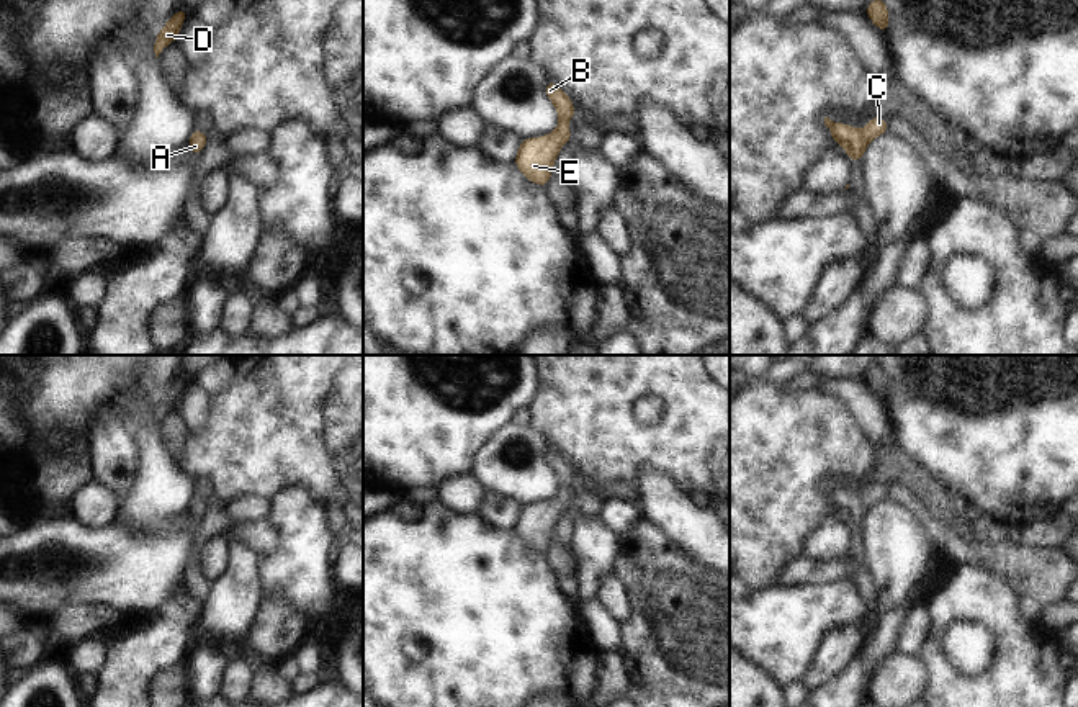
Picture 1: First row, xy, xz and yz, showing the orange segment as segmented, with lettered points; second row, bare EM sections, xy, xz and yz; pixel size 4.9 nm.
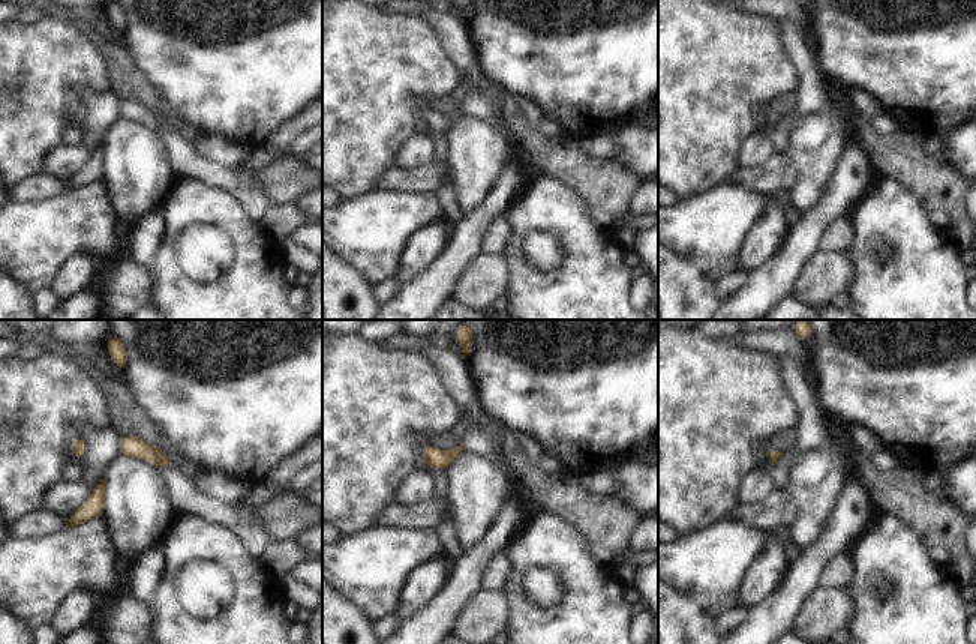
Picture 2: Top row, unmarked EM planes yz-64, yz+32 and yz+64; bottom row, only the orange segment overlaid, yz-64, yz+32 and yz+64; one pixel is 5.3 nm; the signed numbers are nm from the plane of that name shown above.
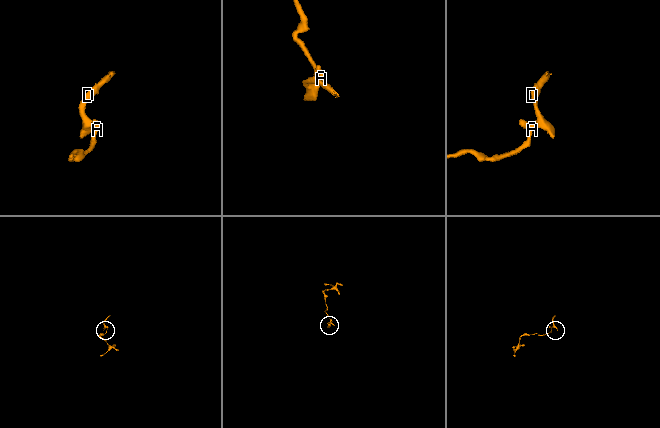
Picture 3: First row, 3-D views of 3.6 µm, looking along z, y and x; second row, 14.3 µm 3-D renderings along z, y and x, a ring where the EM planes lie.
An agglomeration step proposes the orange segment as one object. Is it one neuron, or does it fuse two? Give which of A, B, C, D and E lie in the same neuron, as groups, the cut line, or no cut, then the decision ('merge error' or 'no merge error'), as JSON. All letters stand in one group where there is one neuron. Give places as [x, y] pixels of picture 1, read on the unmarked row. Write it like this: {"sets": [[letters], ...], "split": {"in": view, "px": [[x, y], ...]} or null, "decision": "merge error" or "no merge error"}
{"sets": [["A", "B", "C", "D", "E"]], "split": null, "decision": "no merge error"}

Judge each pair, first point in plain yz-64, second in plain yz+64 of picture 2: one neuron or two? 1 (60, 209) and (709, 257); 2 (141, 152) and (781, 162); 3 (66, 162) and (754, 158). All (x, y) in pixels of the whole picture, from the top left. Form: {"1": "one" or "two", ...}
{"1": "one", "2": "two", "3": "one"}

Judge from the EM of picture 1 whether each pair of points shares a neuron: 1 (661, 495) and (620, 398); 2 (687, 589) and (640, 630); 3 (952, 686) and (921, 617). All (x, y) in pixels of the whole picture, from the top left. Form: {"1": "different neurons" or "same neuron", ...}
{"1": "different neurons", "2": "same neuron", "3": "different neurons"}

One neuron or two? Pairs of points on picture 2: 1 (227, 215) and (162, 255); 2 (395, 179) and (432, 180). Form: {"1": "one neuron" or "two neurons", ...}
{"1": "one neuron", "2": "one neuron"}

